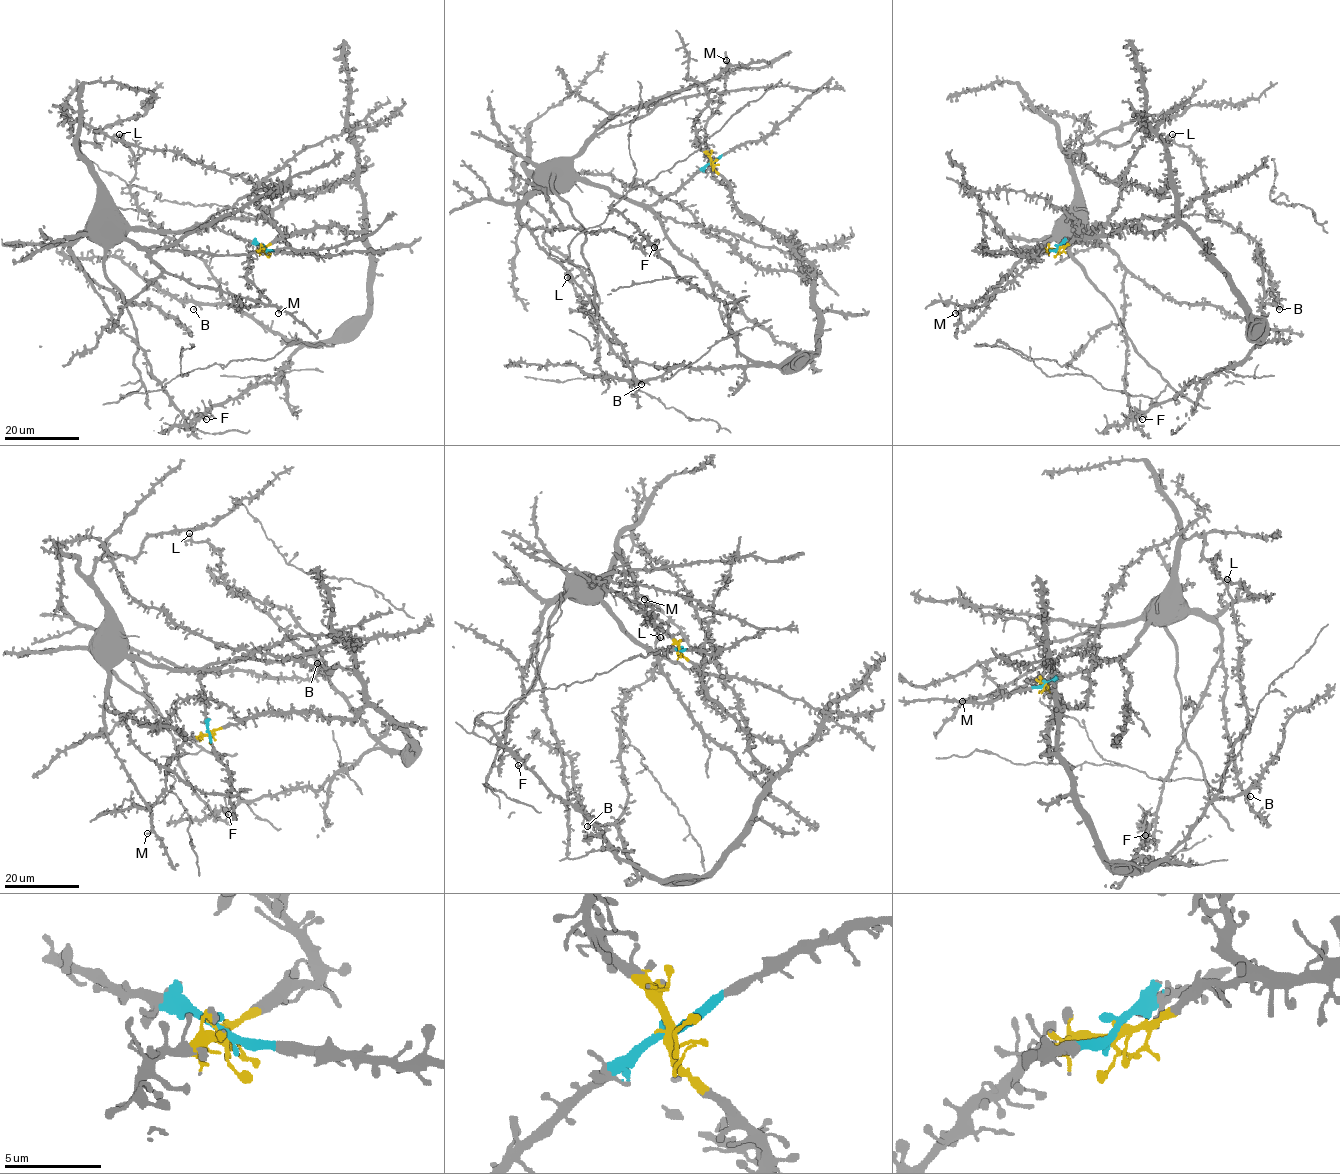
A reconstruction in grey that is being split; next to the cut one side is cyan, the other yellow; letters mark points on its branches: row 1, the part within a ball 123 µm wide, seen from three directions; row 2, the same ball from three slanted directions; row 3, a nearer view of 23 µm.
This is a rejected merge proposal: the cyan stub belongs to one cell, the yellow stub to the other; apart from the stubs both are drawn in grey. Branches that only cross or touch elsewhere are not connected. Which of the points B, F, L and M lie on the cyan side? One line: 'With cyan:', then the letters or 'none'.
With cyan: M

